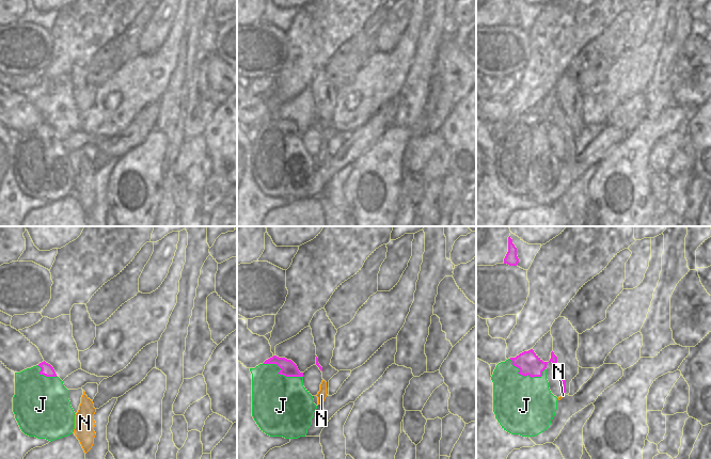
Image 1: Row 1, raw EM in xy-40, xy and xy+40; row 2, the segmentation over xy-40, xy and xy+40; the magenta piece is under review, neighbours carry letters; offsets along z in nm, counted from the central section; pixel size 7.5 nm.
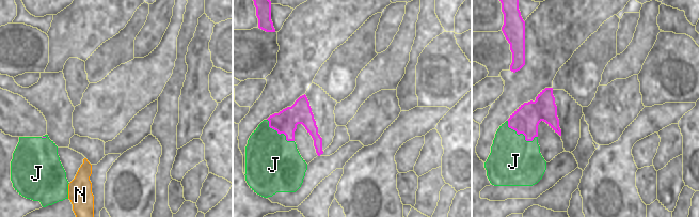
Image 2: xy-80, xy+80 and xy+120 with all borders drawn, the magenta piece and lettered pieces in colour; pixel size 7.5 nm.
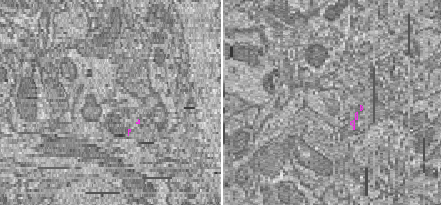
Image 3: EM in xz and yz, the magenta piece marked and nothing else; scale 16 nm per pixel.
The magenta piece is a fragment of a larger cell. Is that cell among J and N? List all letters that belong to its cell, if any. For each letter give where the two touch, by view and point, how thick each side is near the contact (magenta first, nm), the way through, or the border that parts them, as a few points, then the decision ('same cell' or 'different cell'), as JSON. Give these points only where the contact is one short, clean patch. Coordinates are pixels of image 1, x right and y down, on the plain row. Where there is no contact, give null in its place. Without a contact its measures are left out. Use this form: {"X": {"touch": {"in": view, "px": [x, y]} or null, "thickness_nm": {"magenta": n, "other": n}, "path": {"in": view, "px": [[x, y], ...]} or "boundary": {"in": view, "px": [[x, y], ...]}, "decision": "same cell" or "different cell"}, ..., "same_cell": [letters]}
{"J": {"touch": {"in": "xy+40", "px": [524, 137]}, "thickness_nm": {"magenta": 170, "other": 440}, "decision": "different cell"}, "N": {"touch": null, "decision": "same cell"}, "same_cell": ["N"]}

